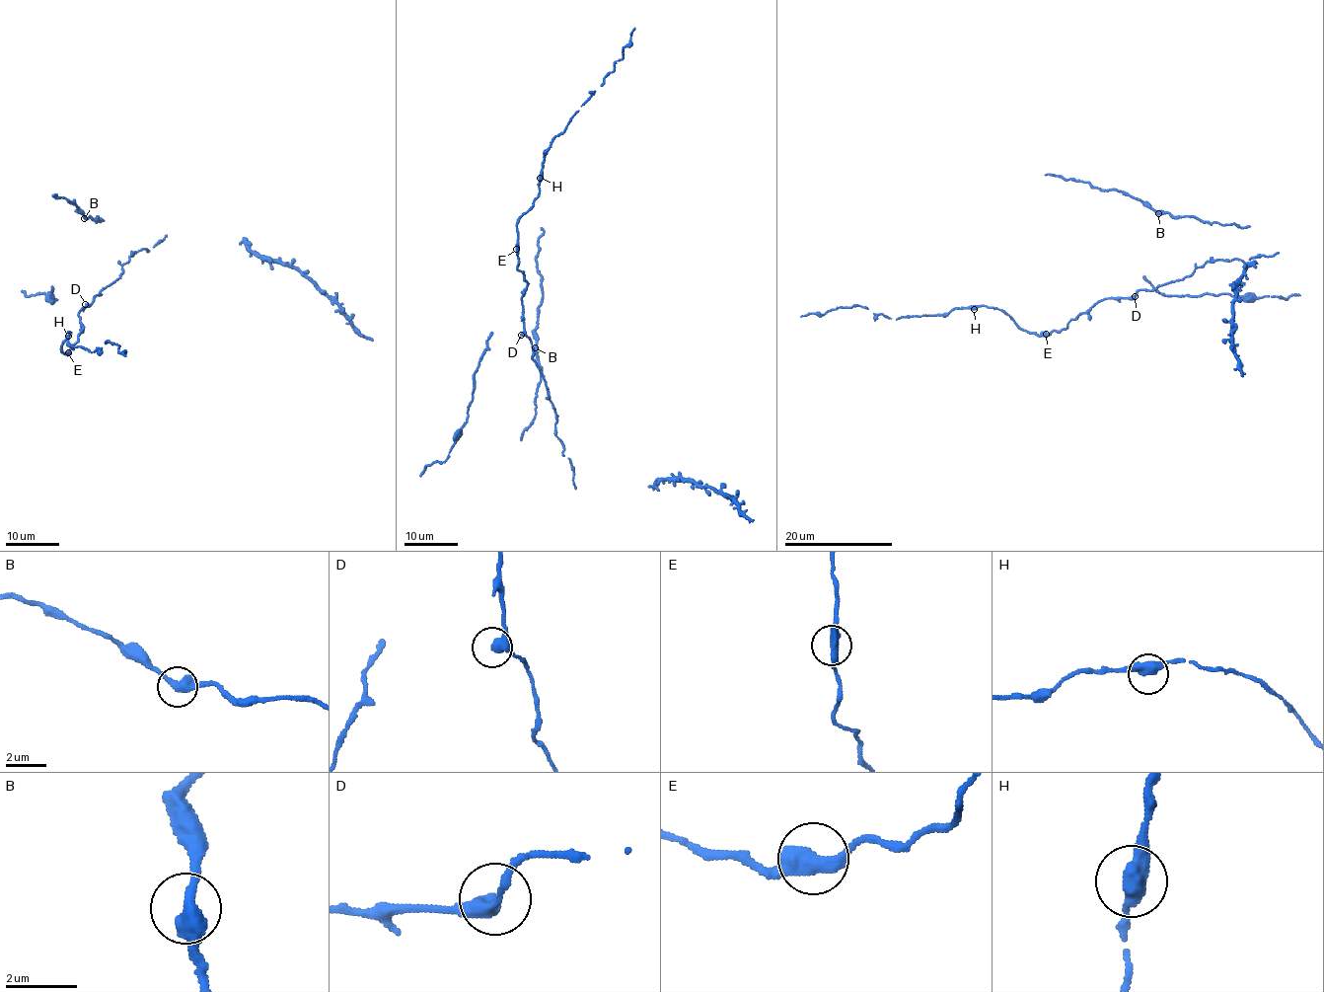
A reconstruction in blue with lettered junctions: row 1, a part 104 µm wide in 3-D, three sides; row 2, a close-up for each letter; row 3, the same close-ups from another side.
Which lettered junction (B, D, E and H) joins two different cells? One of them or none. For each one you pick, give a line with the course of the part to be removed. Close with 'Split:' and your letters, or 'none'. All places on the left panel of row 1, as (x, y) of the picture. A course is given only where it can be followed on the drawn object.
Split: none

